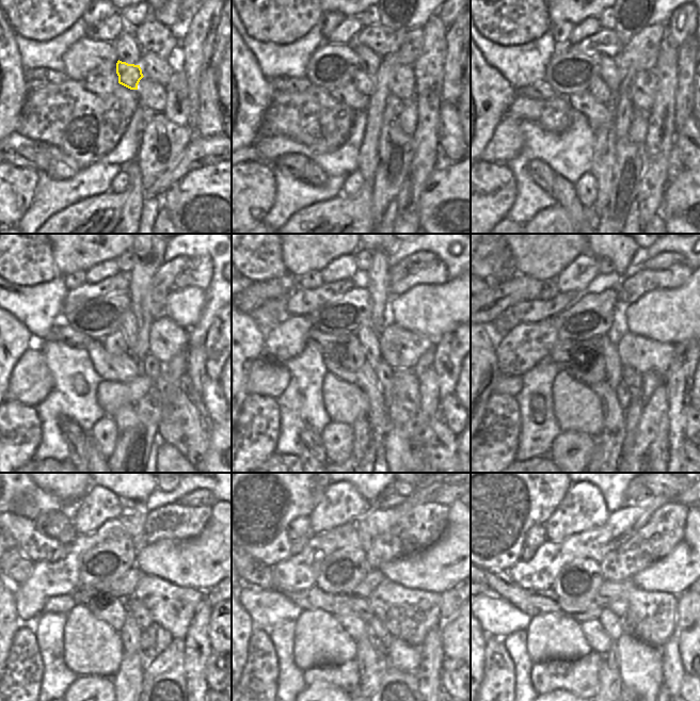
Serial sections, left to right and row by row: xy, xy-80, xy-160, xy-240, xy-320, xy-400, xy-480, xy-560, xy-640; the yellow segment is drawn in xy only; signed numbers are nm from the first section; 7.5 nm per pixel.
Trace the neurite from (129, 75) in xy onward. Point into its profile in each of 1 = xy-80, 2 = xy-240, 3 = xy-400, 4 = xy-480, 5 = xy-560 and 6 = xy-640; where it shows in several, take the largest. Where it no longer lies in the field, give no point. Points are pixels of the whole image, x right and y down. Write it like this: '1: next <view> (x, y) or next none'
1: next xy-80 (364, 83)
2: next xy-240 (114, 344)
3: next xy-400 (586, 365)
4: next xy-480 (106, 607)
5: next xy-560 (353, 625)
6: next xy-640 (599, 640)

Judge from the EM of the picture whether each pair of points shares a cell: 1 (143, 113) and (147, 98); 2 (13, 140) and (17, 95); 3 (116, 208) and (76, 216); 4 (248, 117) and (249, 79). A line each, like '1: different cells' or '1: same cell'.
1: different cells
2: different cells
3: same cell
4: same cell

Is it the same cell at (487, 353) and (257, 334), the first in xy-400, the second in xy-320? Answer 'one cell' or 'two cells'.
one cell

